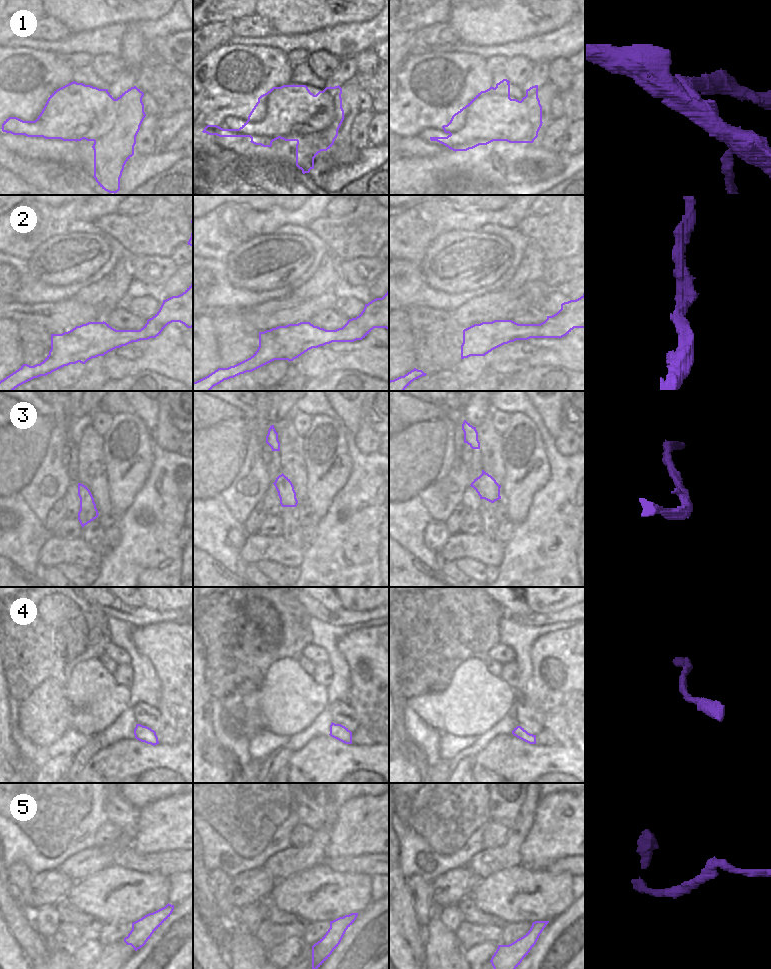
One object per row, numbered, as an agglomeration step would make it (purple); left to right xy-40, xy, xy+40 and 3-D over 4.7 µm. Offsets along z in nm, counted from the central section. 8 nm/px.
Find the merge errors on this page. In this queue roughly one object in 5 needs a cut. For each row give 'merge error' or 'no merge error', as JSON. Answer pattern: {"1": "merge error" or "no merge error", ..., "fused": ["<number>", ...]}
{"1": "no merge error", "2": "no merge error", "3": "no merge error", "4": "no merge error", "5": "no merge error", "fused": []}

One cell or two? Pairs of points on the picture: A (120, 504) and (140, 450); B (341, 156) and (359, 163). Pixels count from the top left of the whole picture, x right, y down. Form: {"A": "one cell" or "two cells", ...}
{"A": "one cell", "B": "two cells"}

